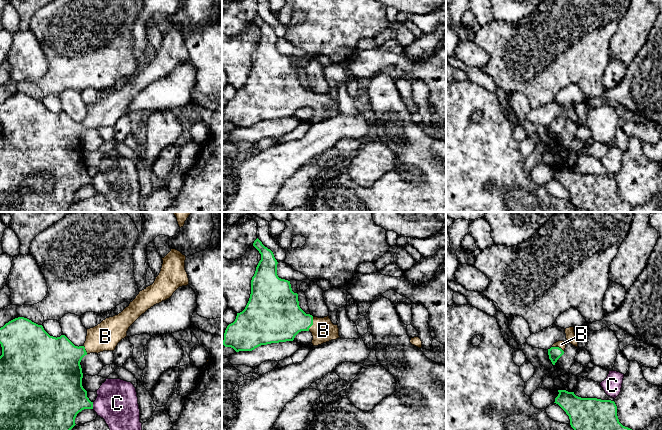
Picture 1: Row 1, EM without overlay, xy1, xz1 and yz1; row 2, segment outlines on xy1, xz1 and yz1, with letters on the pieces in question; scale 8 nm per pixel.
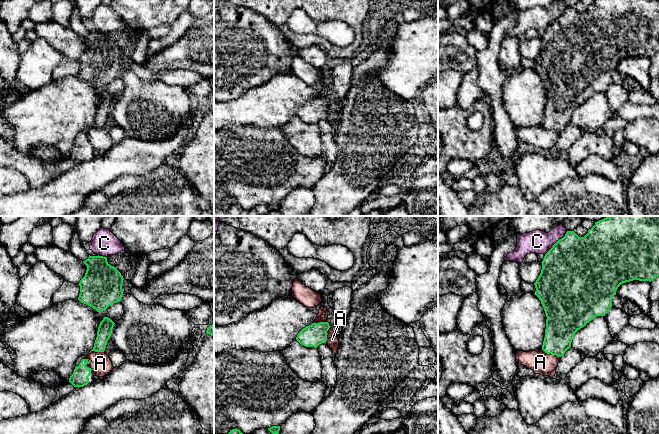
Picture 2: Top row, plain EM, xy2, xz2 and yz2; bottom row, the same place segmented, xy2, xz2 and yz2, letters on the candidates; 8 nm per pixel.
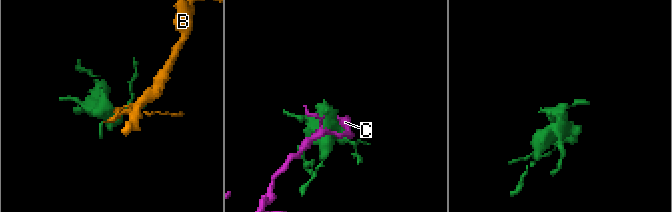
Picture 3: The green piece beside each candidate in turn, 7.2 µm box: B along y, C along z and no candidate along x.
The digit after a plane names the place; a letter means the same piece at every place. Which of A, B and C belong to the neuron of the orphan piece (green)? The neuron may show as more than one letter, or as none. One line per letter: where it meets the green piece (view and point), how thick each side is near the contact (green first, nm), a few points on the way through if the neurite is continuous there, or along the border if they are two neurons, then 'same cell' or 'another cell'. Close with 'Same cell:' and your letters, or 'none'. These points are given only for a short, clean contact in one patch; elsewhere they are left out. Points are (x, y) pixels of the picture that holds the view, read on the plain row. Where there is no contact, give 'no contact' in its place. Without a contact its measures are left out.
A: meets green in yz2 at (550, 129); 260 nm thick on the green side, 180 nm on the other; border along yz2 (541, 125), (559, 133); another cell
B: meets green in xz1 at (312, 100); 340 nm thick on the green side, 190 nm on the other; runs through xz1 (282, 95), (292, 95), (312, 100), (323, 106); same cell
C: meets green in yz2 at (556, 18); 480 nm thick on the green side, 180 nm on the other; another cell
Same cell: B

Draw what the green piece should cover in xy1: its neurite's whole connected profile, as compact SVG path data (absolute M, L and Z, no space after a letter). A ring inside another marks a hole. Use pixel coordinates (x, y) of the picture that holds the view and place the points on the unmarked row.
M176 25L162 34L163 40L154 59L140 67L121 89L106 94L97 102L87 105L86 117L83 122L75 122L65 111L50 112L43 104L31 96L18 93L0 104L0 212L65 212L76 200L75 194L84 185L93 185L93 178L87 173L82 162L82 134L90 129L114 127L118 119L127 113L129 103L148 85L169 75L182 62L189 61L185 46L186 32Z

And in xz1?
M257 14L253 22L261 30L254 52L251 56L251 70L245 85L237 89L236 95L229 100L224 109L223 121L236 128L252 127L261 121L293 117L301 107L310 107L313 122L318 122L340 114L338 101L334 101L329 92L324 94L306 90L299 82L298 70L294 69L290 57L277 51L277 36L273 28Z

